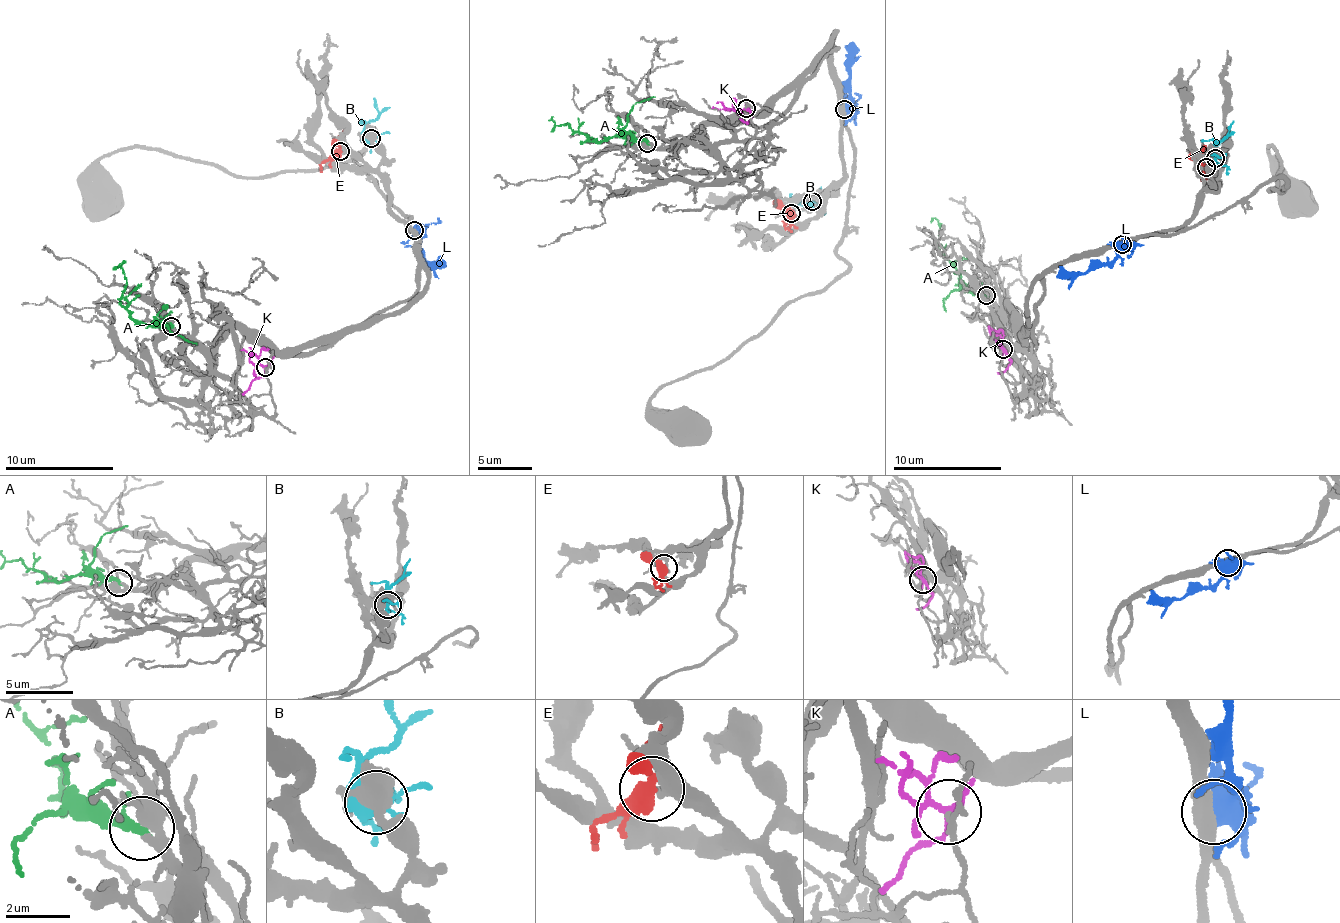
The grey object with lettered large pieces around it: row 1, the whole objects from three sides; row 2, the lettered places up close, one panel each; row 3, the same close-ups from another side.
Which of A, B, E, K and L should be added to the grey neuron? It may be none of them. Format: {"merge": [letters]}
{"merge": ["A"]}

